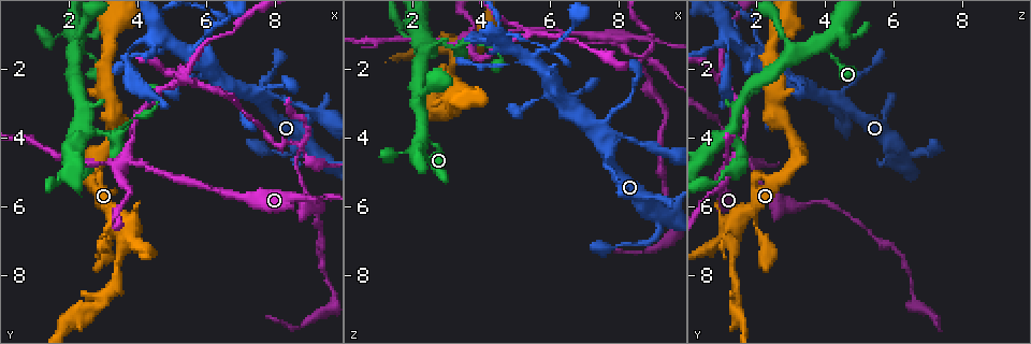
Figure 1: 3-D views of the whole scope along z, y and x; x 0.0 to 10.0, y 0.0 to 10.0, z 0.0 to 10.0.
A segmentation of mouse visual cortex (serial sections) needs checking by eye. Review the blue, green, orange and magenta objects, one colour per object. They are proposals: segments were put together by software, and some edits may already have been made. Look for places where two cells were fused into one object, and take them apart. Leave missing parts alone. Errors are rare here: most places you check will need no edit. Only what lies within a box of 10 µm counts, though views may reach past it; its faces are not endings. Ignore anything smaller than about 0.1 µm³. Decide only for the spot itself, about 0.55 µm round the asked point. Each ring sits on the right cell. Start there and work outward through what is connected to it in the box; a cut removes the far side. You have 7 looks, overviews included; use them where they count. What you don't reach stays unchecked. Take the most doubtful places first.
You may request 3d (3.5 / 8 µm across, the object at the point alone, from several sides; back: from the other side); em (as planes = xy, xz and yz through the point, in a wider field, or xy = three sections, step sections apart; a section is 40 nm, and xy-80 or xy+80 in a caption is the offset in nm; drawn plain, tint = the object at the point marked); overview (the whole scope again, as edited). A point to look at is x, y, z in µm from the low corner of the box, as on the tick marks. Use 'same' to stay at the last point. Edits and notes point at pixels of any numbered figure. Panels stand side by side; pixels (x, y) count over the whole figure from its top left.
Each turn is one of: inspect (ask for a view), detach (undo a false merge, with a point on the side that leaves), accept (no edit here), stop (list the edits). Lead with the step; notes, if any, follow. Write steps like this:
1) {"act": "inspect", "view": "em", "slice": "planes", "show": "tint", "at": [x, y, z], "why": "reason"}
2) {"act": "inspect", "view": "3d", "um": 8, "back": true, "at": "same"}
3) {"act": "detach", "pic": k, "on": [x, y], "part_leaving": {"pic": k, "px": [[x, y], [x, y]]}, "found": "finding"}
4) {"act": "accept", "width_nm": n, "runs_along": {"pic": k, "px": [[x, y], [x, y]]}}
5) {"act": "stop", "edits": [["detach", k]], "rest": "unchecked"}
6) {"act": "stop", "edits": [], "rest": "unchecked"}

{"act": "inspect", "view": "3d", "um": 8, "at": [3.80, 4.70, 1.30]}

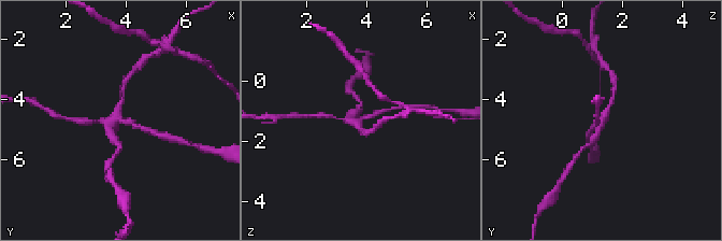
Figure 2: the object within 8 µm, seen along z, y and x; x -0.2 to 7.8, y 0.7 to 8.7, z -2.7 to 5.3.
{"act": "inspect", "view": "3d", "um": 3.5, "at": "same", "why": "zoom in"}

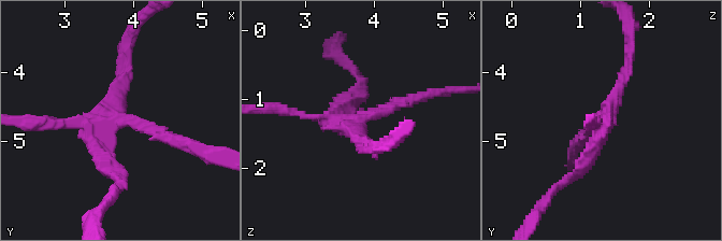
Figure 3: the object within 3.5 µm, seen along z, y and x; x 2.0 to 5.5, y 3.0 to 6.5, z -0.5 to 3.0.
{"act": "inspect", "view": "em", "slice": "xy", "step": 2, "show": "tint", "at": [3.75, 4.65, 1.30], "why": "need the tissue"}

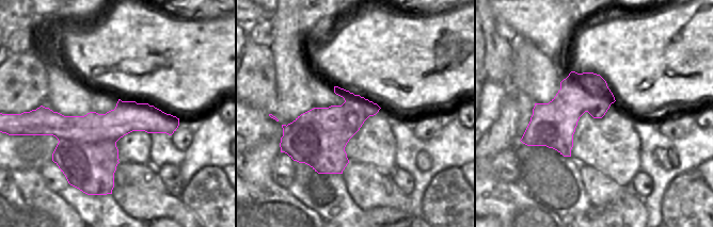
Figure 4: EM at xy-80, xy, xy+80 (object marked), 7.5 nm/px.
{"act": "detach", "pic": 3, "on": [362, 98], "width_nm": 340, "border": {"pic": 4, "px": [[370, 101], [327, 130]]}, "found": "a second cell is stuck on"}

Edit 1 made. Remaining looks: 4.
{"act": "inspect", "view": "3d", "um": 8, "at": [1.65, 5.40, 0.70], "why": "a narrow waist"}

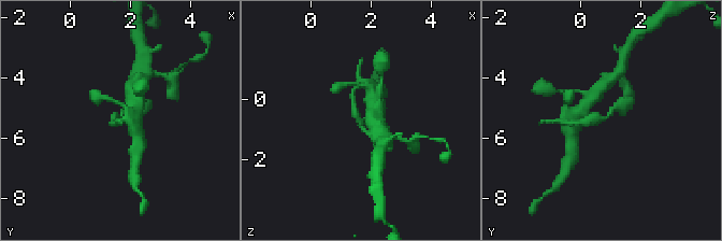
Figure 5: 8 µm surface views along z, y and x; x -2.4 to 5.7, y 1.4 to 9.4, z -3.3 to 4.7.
{"act": "inspect", "view": "em", "slice": "xy", "step": 2, "show": "tint", "at": "same", "arms": 3, "arm_widths_nm": [200, 300, 400]}

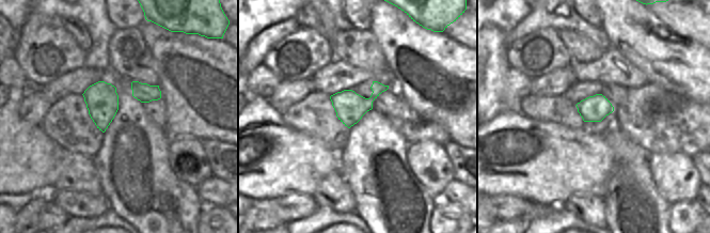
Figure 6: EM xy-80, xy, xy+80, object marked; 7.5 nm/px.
{"act": "accept", "runs_along": {"pic": 5, "px": [[582, 110], [604, 118], [622, 104]]}, "found": "one cell here"}

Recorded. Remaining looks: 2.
{"act": "inspect", "view": "3d", "um": 3.5, "at": [7.50, 2.85, 4.20], "why": "abrupt turn"}

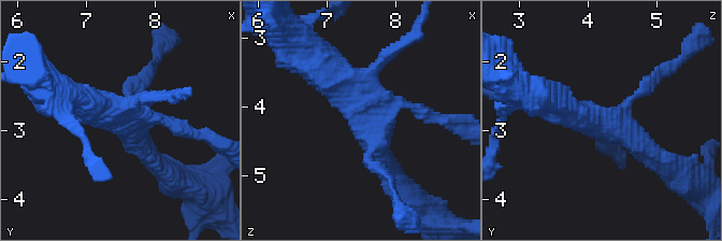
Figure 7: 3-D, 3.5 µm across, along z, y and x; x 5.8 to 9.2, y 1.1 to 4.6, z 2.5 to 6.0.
{"act": "inspect", "view": "em", "slice": "xy", "step": 2, "show": "tint", "at": [7.55, 2.85, 4.15], "why": "now the EM"}

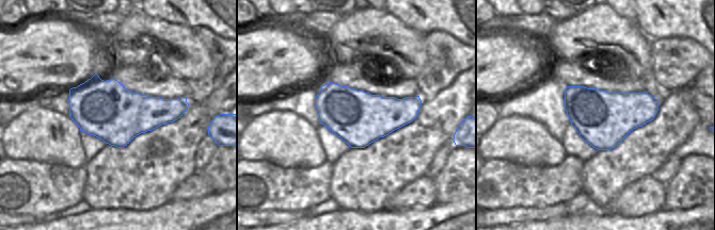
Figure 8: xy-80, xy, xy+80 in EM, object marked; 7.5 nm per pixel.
{"act": "accept", "runs_along": {"pic": 7, "px": [[388, 168], [358, 104], [318, 67]]}, "found": "continuous, no second cell"}

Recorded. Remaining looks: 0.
{"act": "stop", "edits": [["detach", 3]], "rest": "unchecked"}

